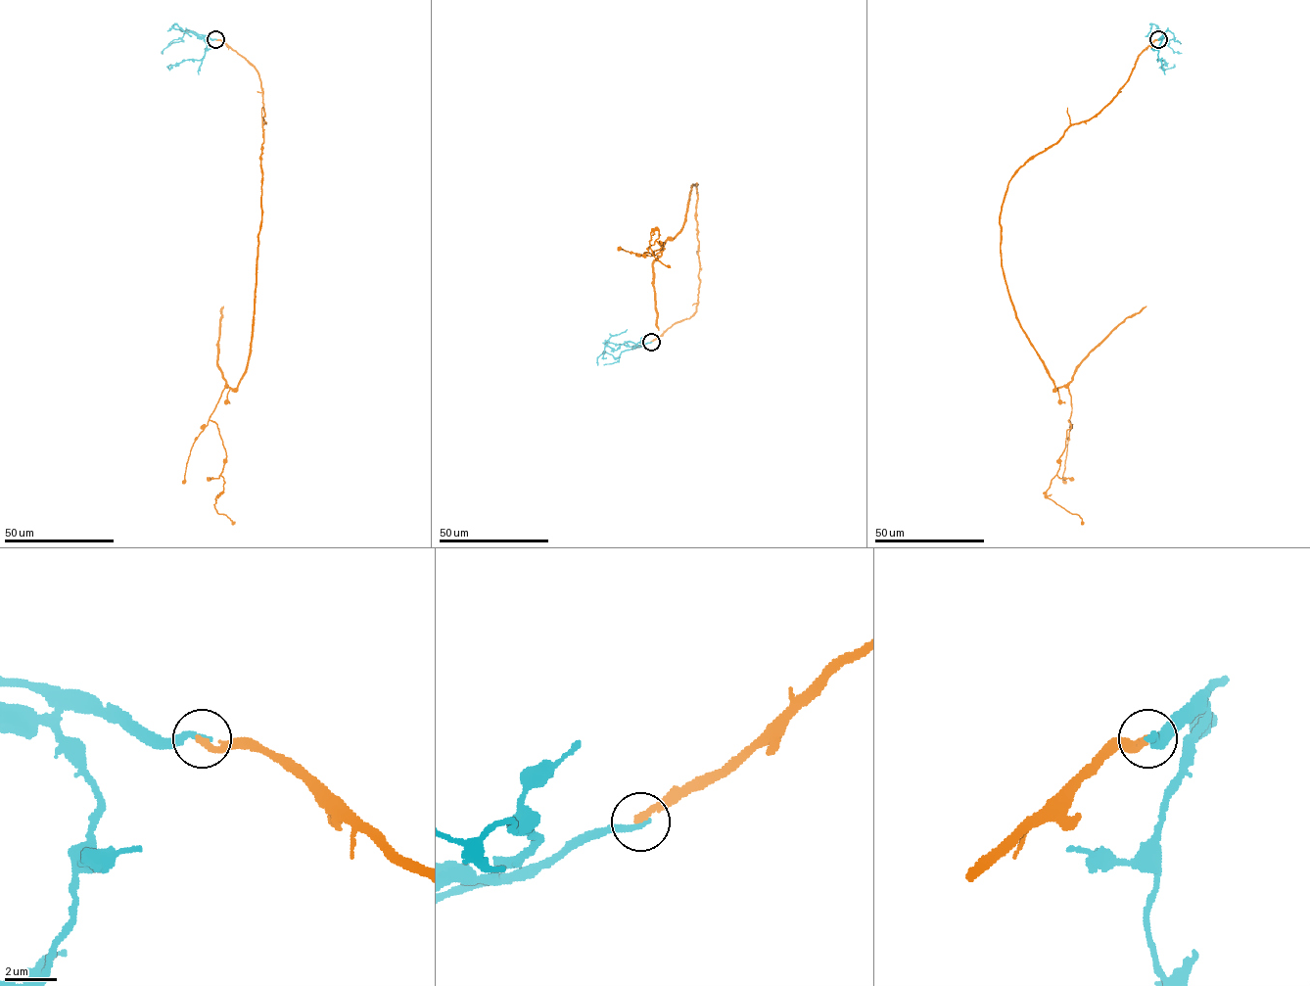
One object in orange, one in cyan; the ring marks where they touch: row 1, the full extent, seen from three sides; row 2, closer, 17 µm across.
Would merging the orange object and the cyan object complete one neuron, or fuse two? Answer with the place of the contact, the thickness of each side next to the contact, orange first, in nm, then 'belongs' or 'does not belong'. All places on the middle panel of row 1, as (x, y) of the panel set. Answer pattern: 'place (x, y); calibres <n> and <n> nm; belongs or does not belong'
place (651, 342); calibres 280 and 280 nm; does not belong

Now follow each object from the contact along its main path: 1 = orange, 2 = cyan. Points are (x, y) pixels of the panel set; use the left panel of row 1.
1: (215, 39), (257, 72), (264, 115), (251, 352), (210, 418), (226, 452), (214, 508), (233, 525)
2: (215, 39), (204, 36), (207, 46), (201, 60), (183, 60), (169, 70), (171, 64)

